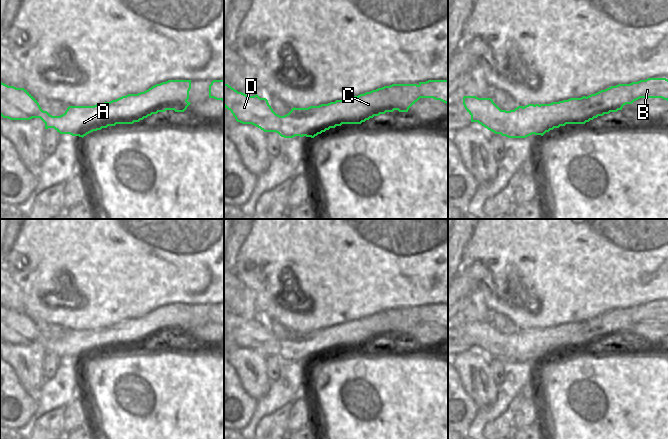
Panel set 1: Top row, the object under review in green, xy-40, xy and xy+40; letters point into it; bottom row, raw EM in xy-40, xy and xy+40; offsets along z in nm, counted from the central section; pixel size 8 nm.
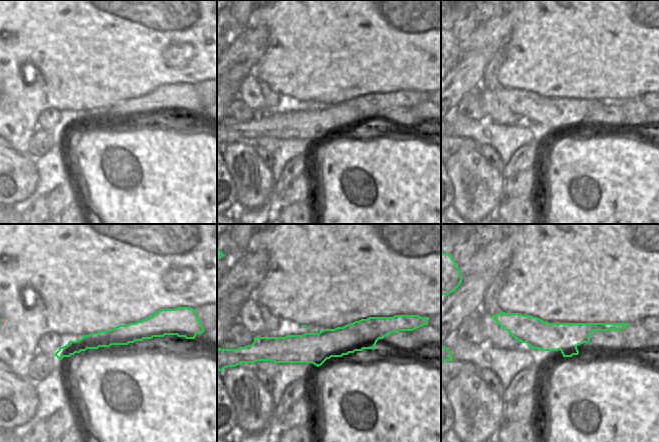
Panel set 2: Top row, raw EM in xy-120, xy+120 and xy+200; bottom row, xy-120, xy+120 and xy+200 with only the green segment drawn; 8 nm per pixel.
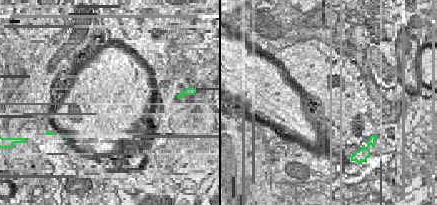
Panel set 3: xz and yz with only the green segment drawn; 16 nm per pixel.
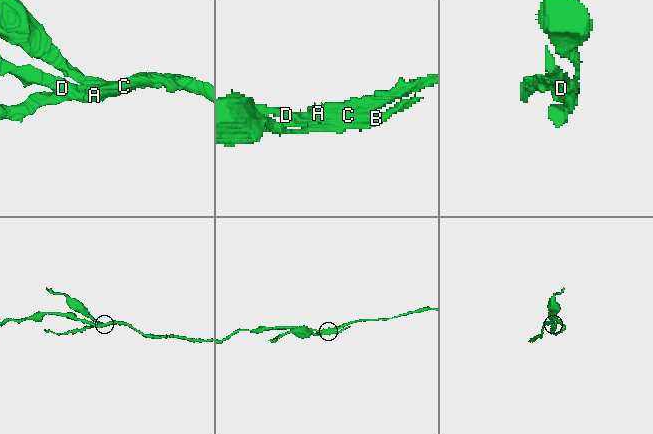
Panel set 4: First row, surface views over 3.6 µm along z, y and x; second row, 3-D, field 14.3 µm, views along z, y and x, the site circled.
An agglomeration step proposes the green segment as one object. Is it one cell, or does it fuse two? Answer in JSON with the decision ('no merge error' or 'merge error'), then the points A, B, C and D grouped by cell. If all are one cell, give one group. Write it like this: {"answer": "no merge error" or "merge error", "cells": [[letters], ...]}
{"answer": "merge error", "cells": [["A", "C", "D"], ["B"]]}

